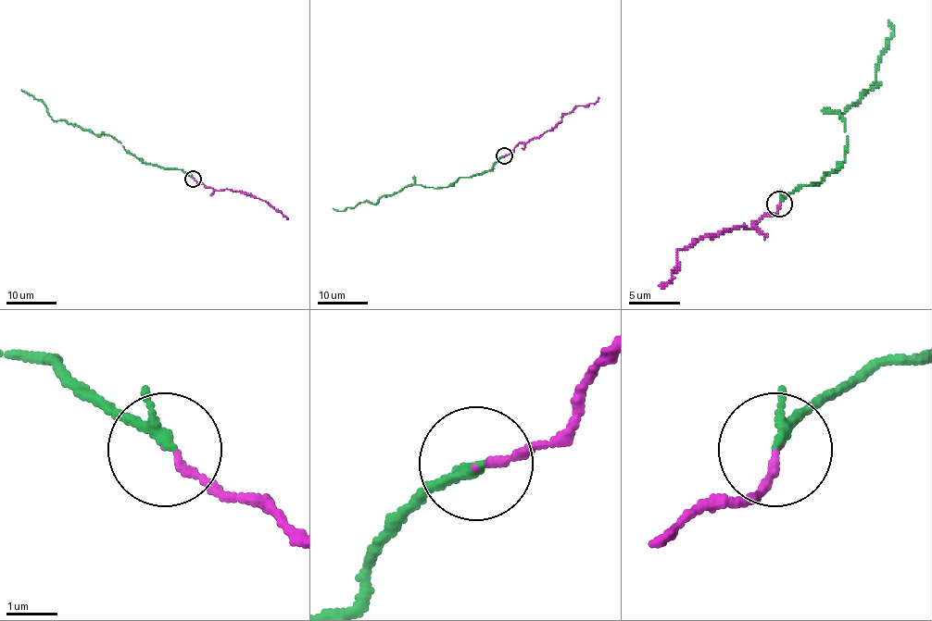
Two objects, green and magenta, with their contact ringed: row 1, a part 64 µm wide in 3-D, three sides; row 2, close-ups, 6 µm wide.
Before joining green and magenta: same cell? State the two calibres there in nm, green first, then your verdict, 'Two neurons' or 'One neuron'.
Thickness 240 nm (green) against 140 nm. One neuron

